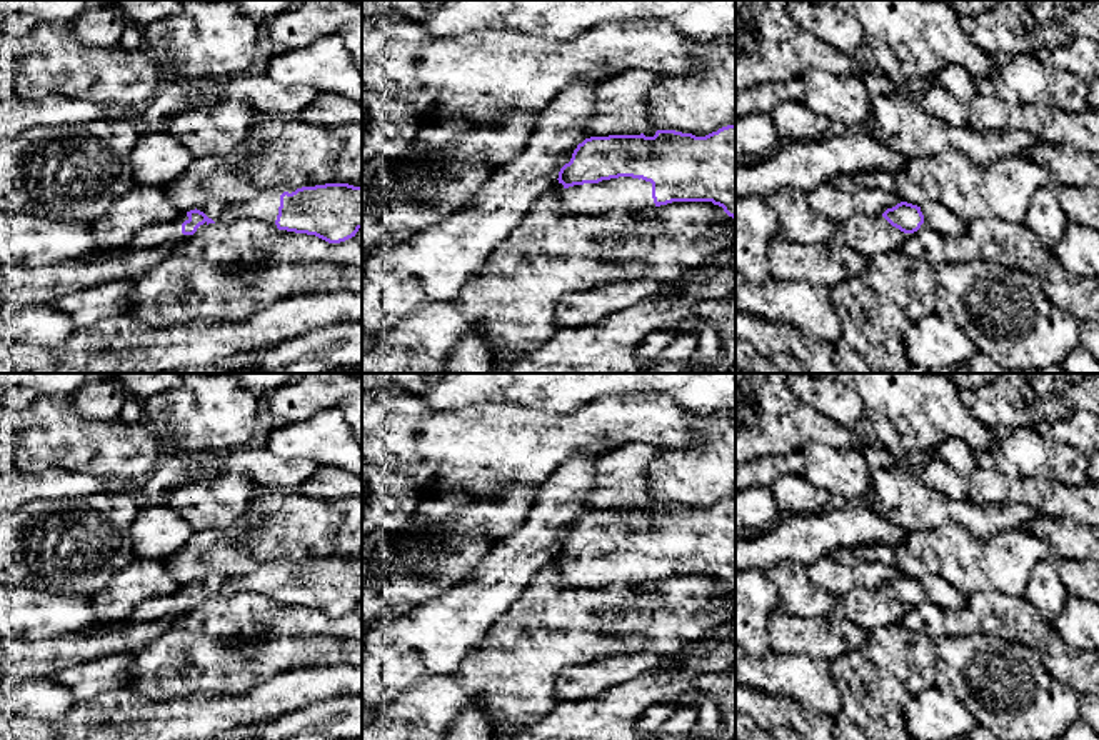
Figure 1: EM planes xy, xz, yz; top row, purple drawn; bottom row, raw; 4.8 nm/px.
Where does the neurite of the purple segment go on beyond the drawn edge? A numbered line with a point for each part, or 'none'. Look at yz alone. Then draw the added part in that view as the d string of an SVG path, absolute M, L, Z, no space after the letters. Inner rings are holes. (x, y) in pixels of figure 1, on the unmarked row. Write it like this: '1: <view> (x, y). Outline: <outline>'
1: yz (939, 592). Outline: M921 577L921 585L924 588L924 597L927 602L956 612L967 605L967 597L957 592L949 582L939 577Z

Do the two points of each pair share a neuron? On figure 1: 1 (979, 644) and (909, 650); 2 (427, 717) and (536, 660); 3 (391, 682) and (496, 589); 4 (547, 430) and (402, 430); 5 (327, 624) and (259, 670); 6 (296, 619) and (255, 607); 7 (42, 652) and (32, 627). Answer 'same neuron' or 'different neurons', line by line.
1: different neurons
2: same neuron
3: same neuron
4: same neuron
5: different neurons
6: same neuron
7: different neurons

